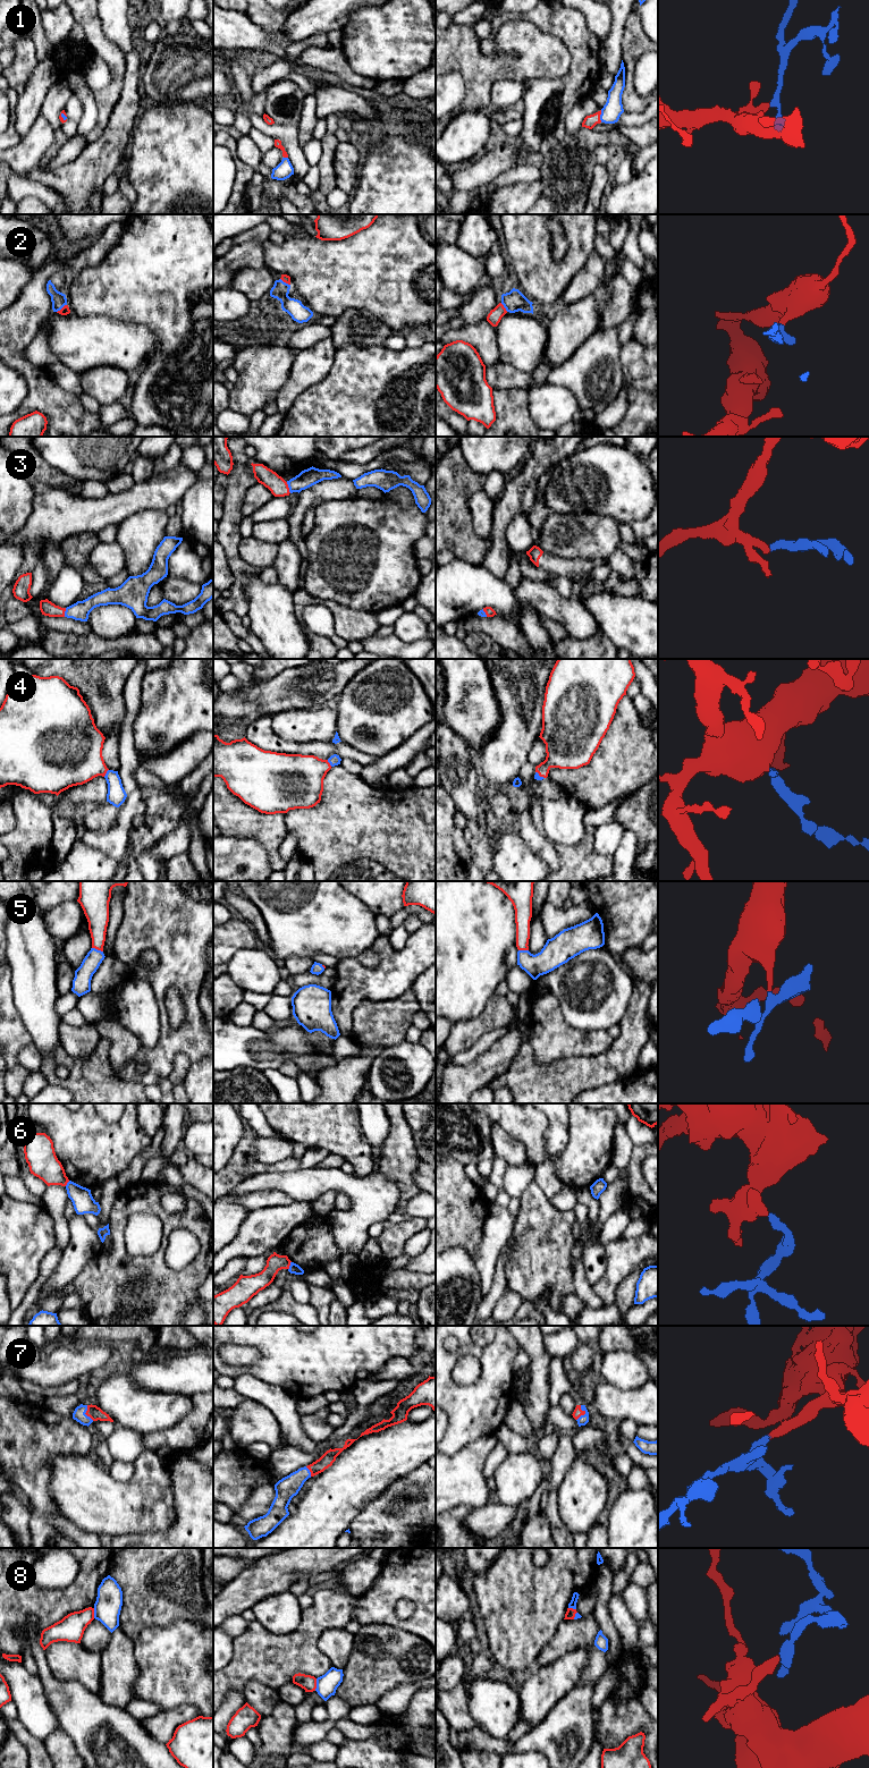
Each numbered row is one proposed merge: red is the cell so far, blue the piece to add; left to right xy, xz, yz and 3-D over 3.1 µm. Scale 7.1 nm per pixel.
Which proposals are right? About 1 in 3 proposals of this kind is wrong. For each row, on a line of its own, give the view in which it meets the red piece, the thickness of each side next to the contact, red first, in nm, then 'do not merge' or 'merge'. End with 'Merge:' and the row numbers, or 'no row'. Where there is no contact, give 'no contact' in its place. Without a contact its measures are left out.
1: contact in yz; calibres 90 and 140 nm; merge
2: contact in xy; calibres 60 and 100 nm; merge
3: contact in xz; calibres 130 and 130 nm; merge
4: contact in xy; calibres 380 and 130 nm; merge
5: contact in xy; calibres 160 and 130 nm; merge
6: contact in xz; calibres 120 and 70 nm; do not merge
7: contact in yz; calibres 70 and 70 nm; merge
8: contact in xz; calibres 110 and 150 nm; do not merge
Merge: 1, 2, 3, 4, 5, 7

